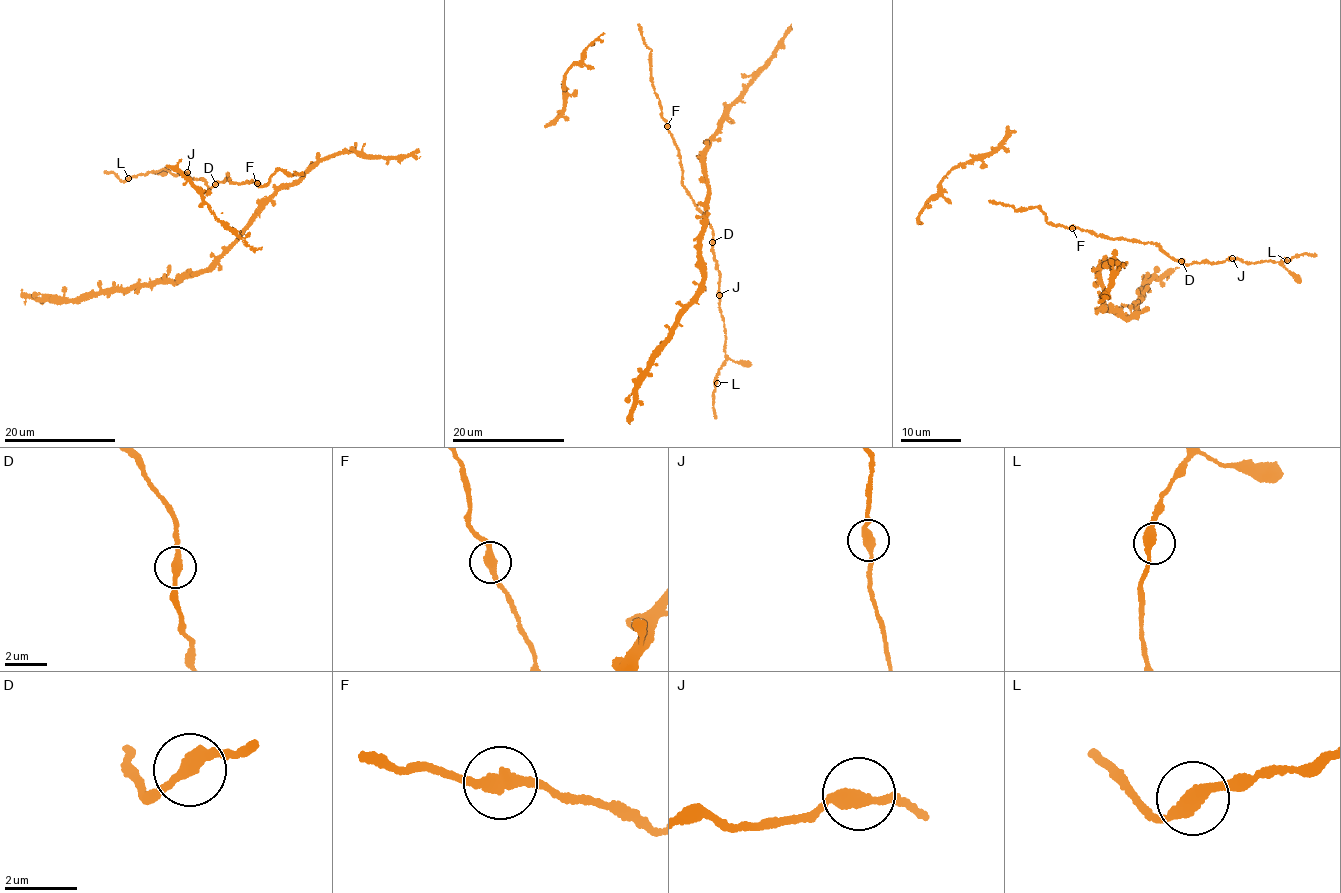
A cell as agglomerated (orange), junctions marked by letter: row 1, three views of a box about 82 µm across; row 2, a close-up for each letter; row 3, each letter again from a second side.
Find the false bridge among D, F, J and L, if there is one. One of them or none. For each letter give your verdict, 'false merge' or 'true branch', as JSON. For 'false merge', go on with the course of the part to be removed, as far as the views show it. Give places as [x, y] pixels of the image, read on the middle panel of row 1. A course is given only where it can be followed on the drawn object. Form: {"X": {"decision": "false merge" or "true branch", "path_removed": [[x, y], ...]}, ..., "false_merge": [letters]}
{"D": {"decision": "true branch"}, "F": {"decision": "true branch"}, "J": {"decision": "true branch"}, "L": {"decision": "true branch"}, "false_merge": []}

